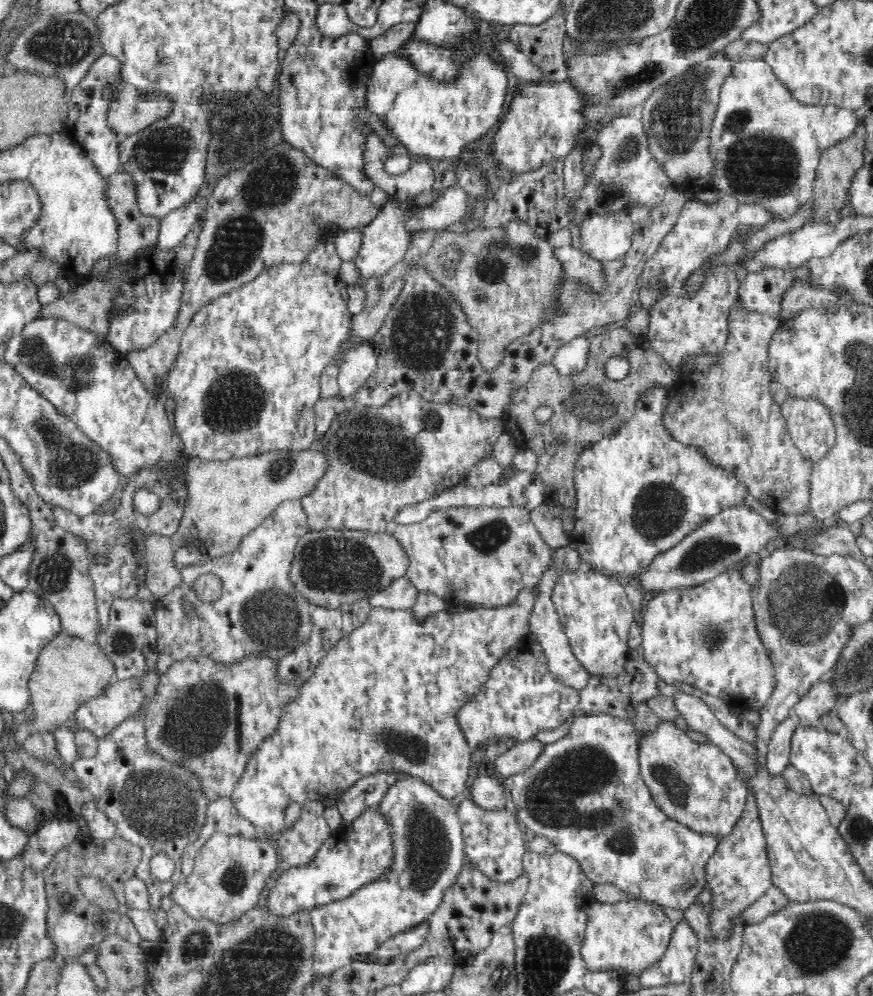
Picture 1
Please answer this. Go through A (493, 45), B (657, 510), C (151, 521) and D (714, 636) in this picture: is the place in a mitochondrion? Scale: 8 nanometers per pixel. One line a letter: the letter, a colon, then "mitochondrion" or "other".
A: other
B: mitochondrion
C: other
D: mitochondrion

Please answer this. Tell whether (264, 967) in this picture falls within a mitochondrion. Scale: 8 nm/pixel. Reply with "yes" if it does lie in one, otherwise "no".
yes

